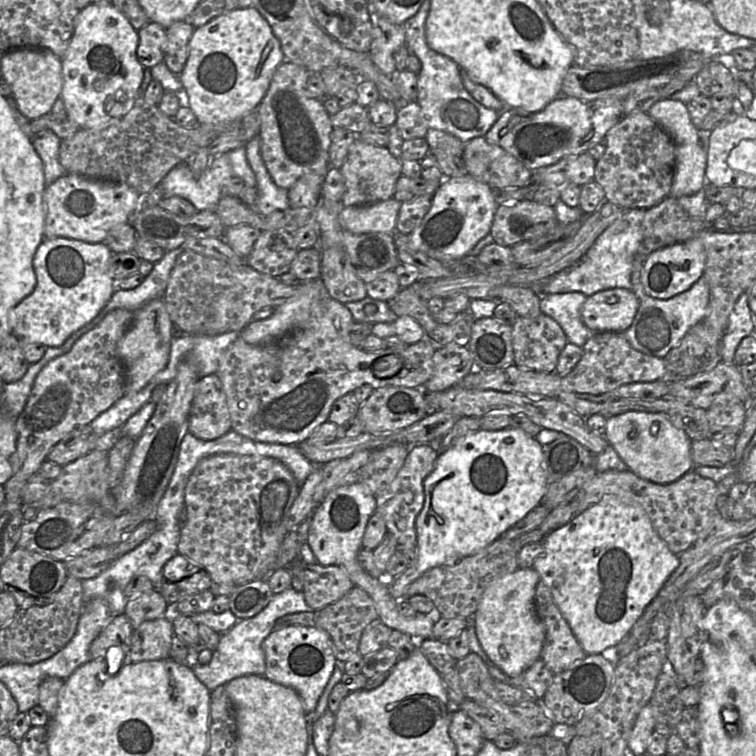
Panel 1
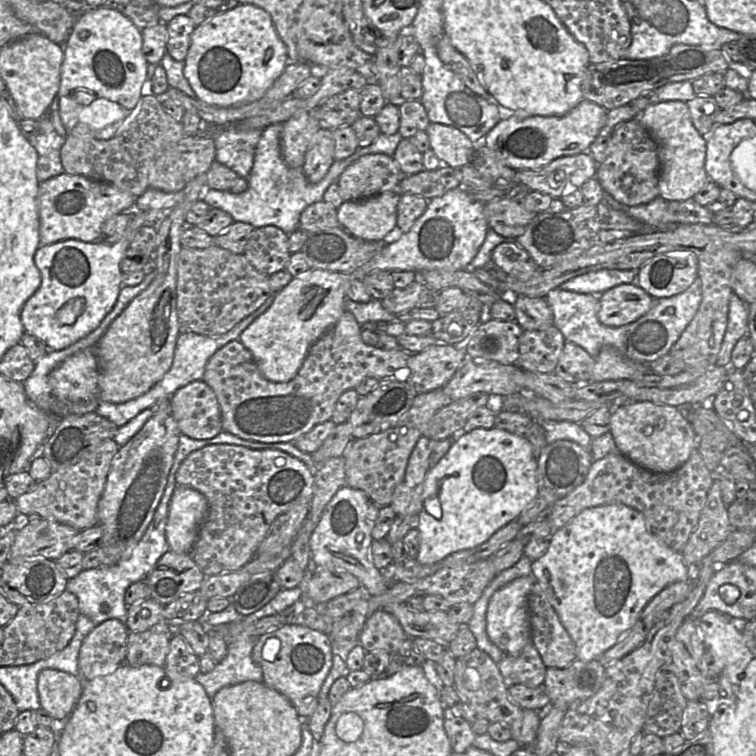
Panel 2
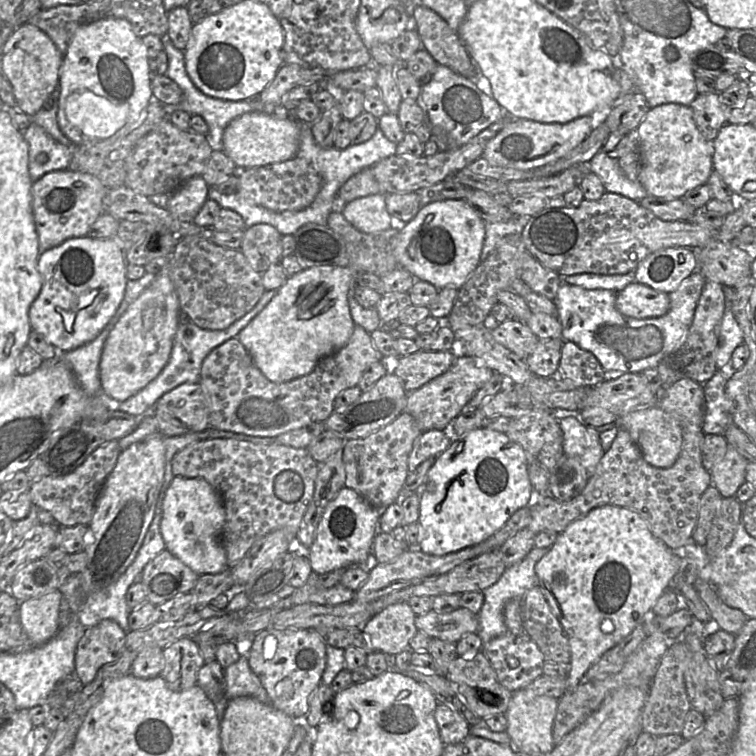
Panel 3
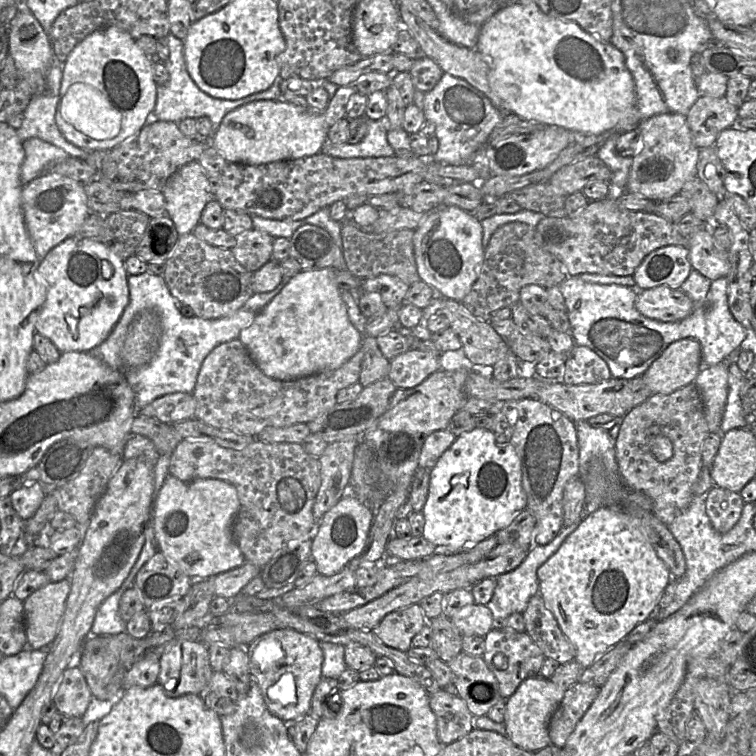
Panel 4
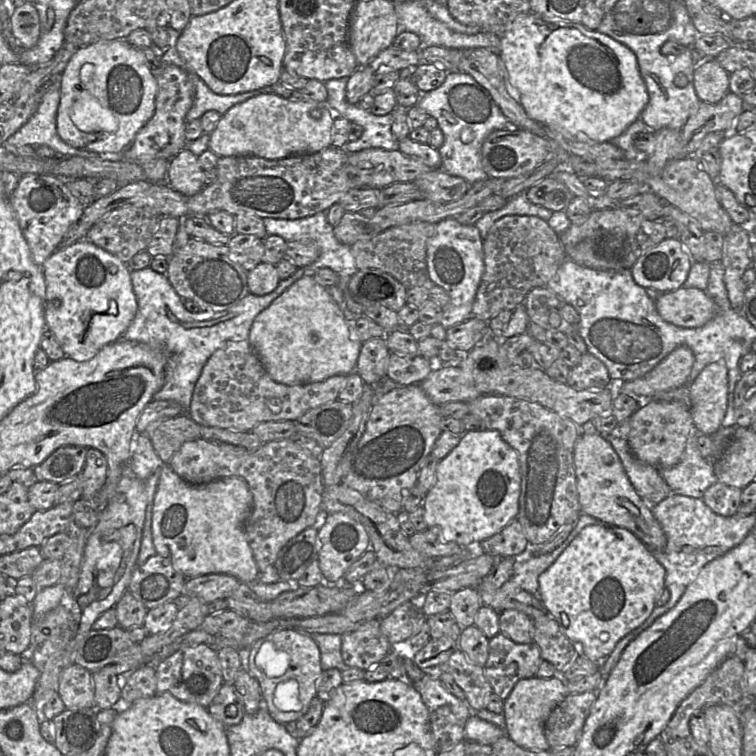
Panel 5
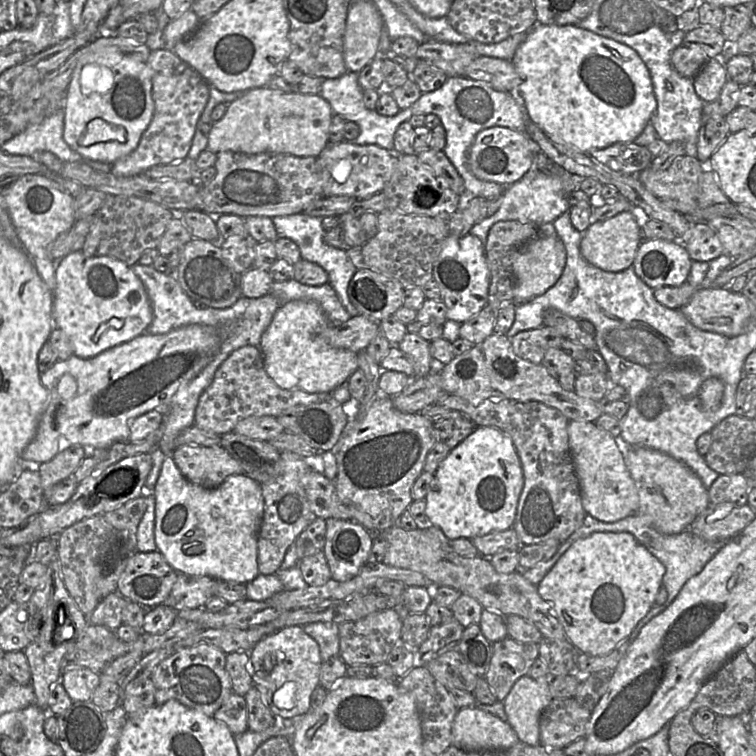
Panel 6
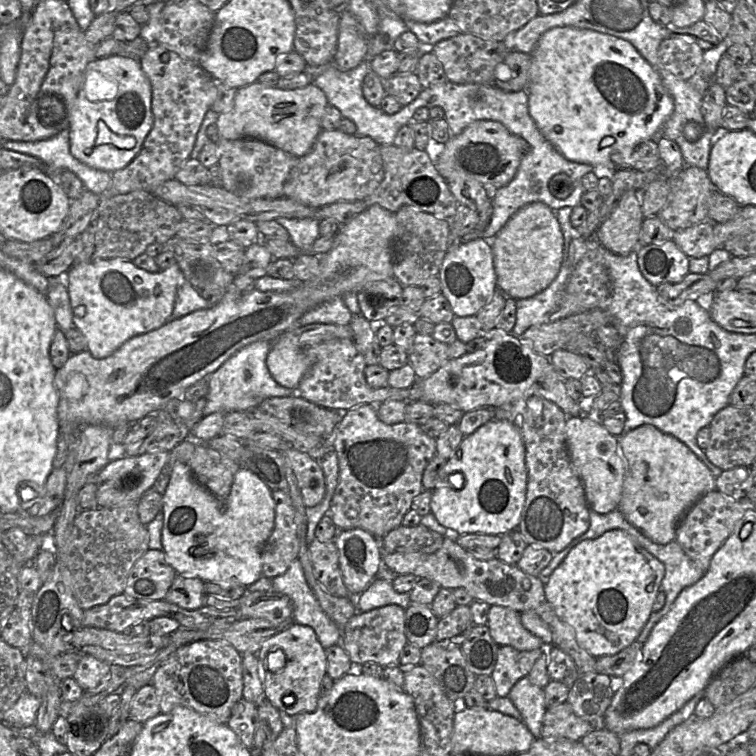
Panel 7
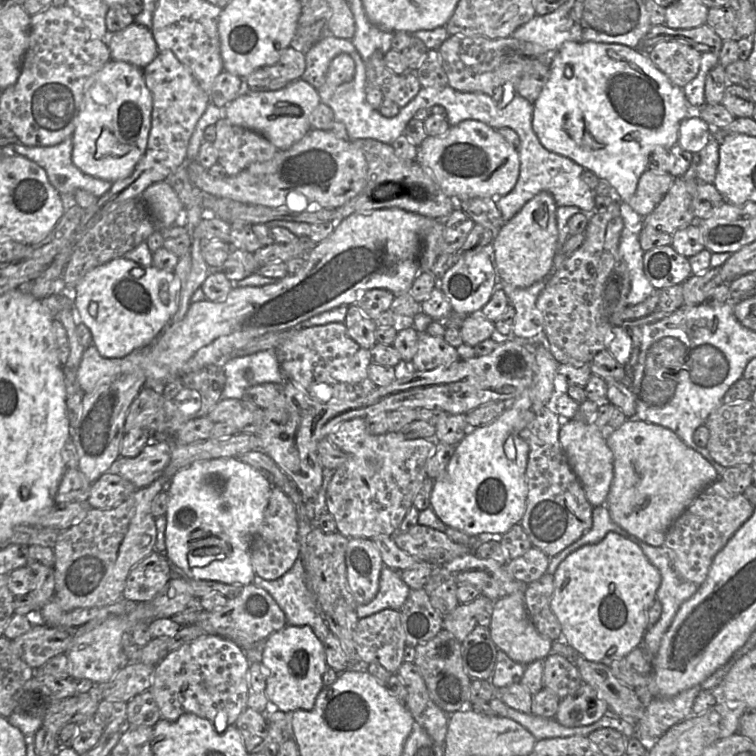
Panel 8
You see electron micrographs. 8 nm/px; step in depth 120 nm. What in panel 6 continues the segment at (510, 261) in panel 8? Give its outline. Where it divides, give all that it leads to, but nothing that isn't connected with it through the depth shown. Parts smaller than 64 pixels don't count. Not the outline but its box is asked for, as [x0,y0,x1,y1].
[513,235,566,304]

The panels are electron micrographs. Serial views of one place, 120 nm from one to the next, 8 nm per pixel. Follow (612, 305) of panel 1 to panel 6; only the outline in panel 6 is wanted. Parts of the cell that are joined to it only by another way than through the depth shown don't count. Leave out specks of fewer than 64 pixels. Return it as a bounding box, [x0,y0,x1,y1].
[680,287,755,337]

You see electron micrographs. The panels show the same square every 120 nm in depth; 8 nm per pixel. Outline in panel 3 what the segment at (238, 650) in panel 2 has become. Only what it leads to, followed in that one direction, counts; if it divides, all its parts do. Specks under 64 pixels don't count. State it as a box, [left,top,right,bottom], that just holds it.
[213,655,270,721]

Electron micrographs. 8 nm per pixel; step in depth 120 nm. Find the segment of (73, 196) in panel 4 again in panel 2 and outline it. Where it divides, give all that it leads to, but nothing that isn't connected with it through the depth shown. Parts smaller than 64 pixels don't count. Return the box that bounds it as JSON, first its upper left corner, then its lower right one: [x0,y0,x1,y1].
[38,173,137,245]

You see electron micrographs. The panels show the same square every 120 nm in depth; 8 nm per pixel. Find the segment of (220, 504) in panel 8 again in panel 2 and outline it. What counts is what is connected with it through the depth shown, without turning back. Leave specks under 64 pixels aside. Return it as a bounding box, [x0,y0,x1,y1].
[166,486,207,554]

